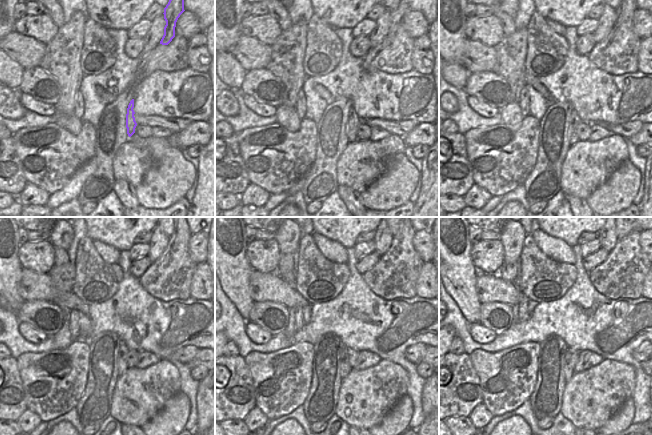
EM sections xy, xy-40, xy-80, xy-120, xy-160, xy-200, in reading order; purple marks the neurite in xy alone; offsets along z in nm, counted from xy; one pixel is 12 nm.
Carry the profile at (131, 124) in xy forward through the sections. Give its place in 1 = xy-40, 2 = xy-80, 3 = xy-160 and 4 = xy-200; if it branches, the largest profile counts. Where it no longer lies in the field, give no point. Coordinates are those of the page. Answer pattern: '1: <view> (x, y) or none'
1: xy-40 (353, 122)
2: xy-80 (575, 120)
3: xy-160 (345, 367)
4: xy-200 (568, 369)

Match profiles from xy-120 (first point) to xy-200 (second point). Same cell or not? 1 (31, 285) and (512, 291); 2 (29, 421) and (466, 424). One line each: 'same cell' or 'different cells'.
1: same cell
2: different cells

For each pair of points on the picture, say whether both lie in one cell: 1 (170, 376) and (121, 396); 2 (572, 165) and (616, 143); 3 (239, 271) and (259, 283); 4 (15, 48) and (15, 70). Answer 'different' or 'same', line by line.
1: same
2: same
3: different
4: different

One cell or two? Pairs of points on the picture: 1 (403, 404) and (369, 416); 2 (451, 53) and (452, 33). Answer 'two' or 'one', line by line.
1: two
2: one

